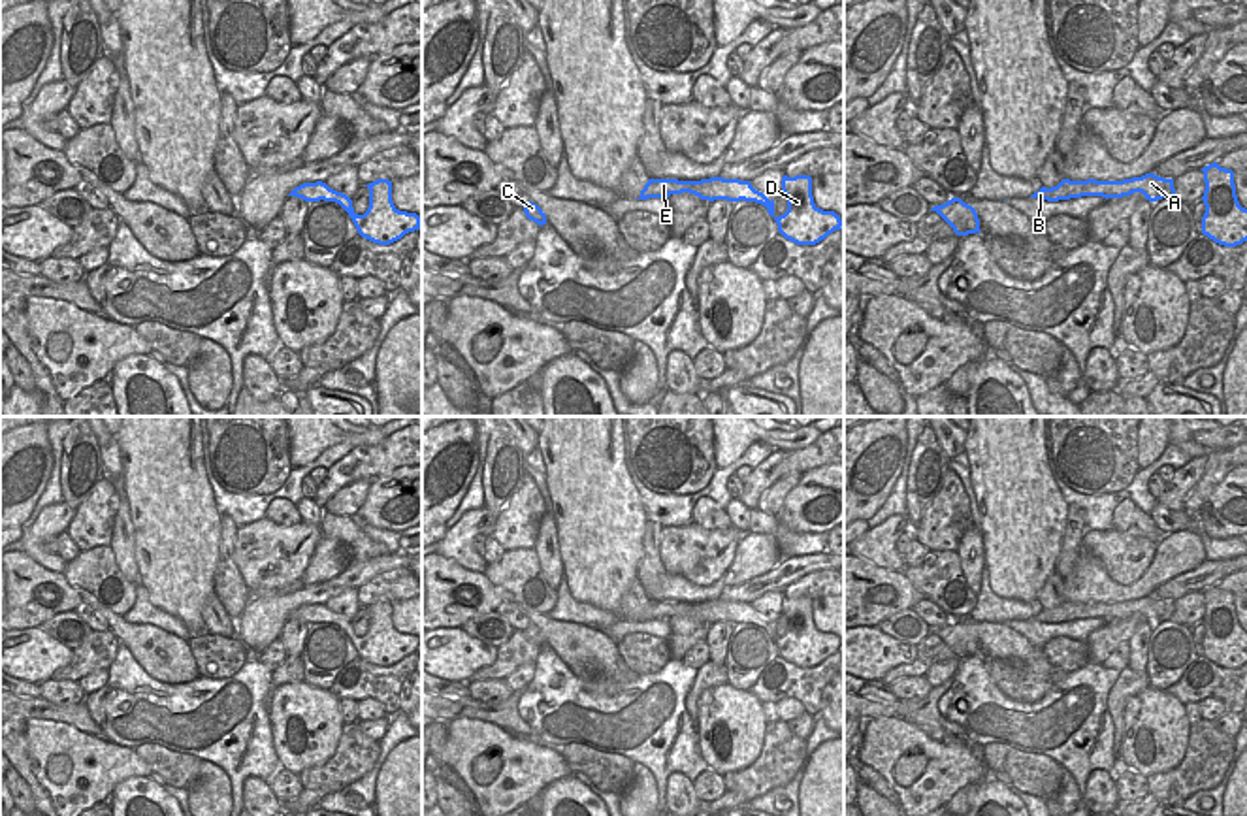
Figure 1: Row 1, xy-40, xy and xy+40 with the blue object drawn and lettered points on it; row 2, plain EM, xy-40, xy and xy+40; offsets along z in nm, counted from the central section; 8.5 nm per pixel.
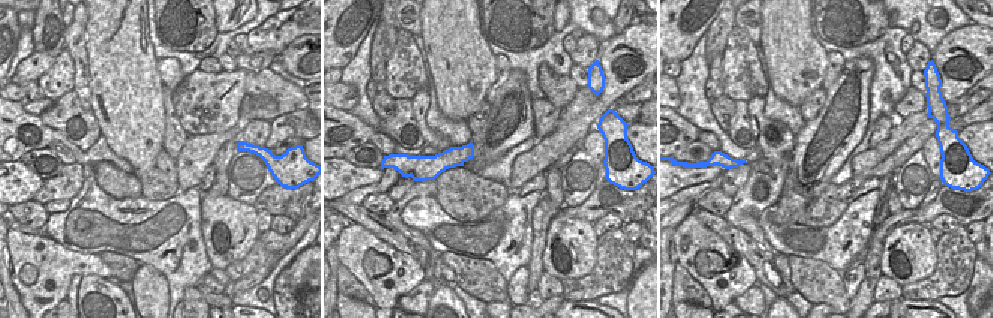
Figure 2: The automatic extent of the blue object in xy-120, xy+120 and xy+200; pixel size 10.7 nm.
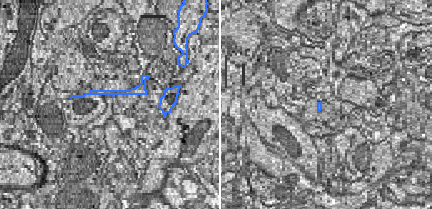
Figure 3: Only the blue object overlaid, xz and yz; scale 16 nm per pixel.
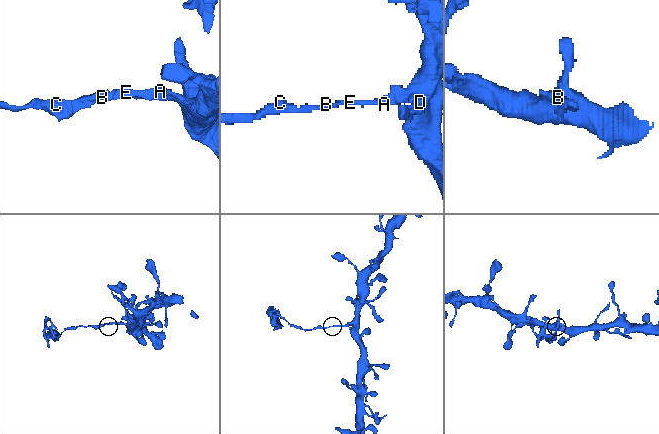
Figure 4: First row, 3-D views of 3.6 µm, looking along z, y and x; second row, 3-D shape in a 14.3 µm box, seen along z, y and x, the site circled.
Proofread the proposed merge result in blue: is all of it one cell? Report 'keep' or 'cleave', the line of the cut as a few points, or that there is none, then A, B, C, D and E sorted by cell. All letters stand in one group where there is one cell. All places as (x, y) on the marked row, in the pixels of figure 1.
cleave; cut xy (701, 181), (690, 193); groups A D / B C E

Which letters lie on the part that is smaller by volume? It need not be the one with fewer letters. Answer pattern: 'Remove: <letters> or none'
Remove: B, C, E

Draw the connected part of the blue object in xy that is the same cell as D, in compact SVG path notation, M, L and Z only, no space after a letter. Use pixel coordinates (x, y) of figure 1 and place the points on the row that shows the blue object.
M784 175L782 192L787 196L787 211L780 217L774 215L774 200L770 202L763 192L755 190L750 181L723 177L701 179L699 188L689 194L708 202L744 200L761 204L776 220L778 232L797 245L816 245L834 230L842 230L840 215L823 211L814 204L810 175Z

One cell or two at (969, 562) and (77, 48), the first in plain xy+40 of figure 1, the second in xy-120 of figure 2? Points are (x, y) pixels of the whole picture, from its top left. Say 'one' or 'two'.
one

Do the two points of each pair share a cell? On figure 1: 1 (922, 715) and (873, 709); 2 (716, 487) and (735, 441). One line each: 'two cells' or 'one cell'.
1: one cell
2: two cells

